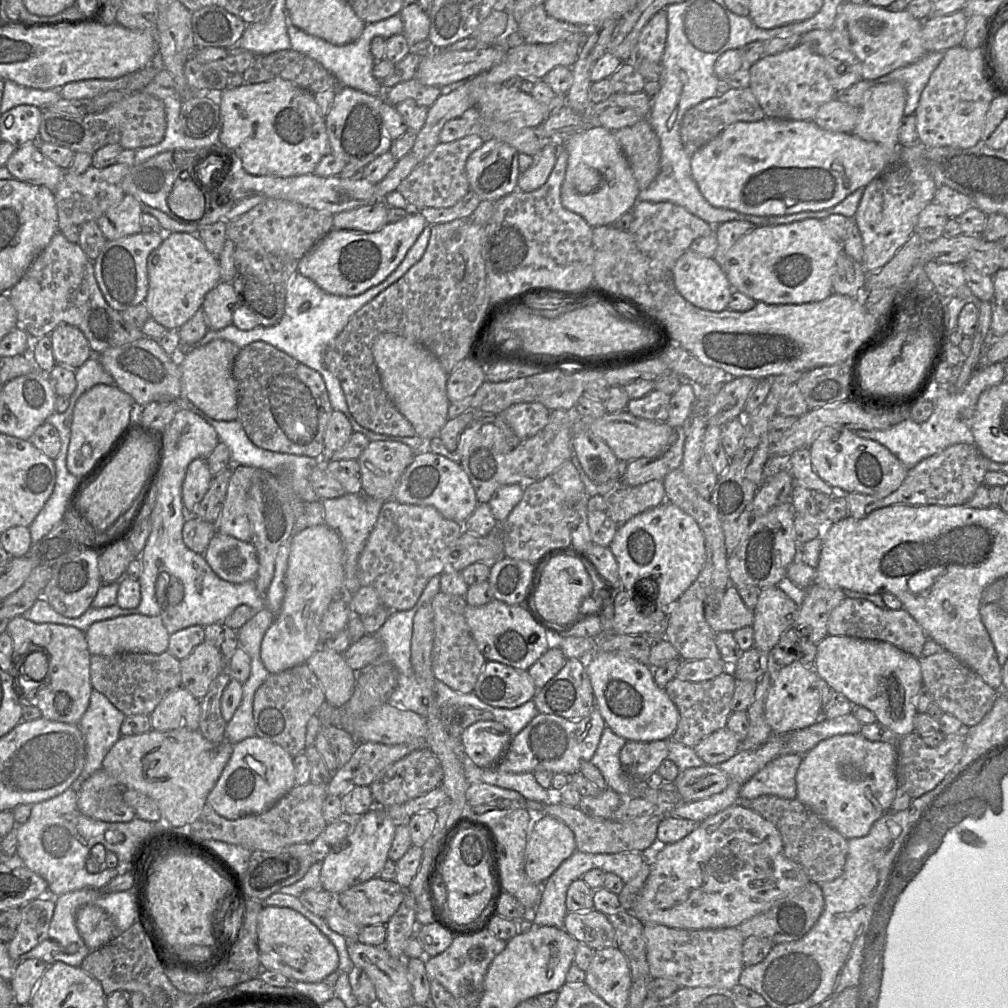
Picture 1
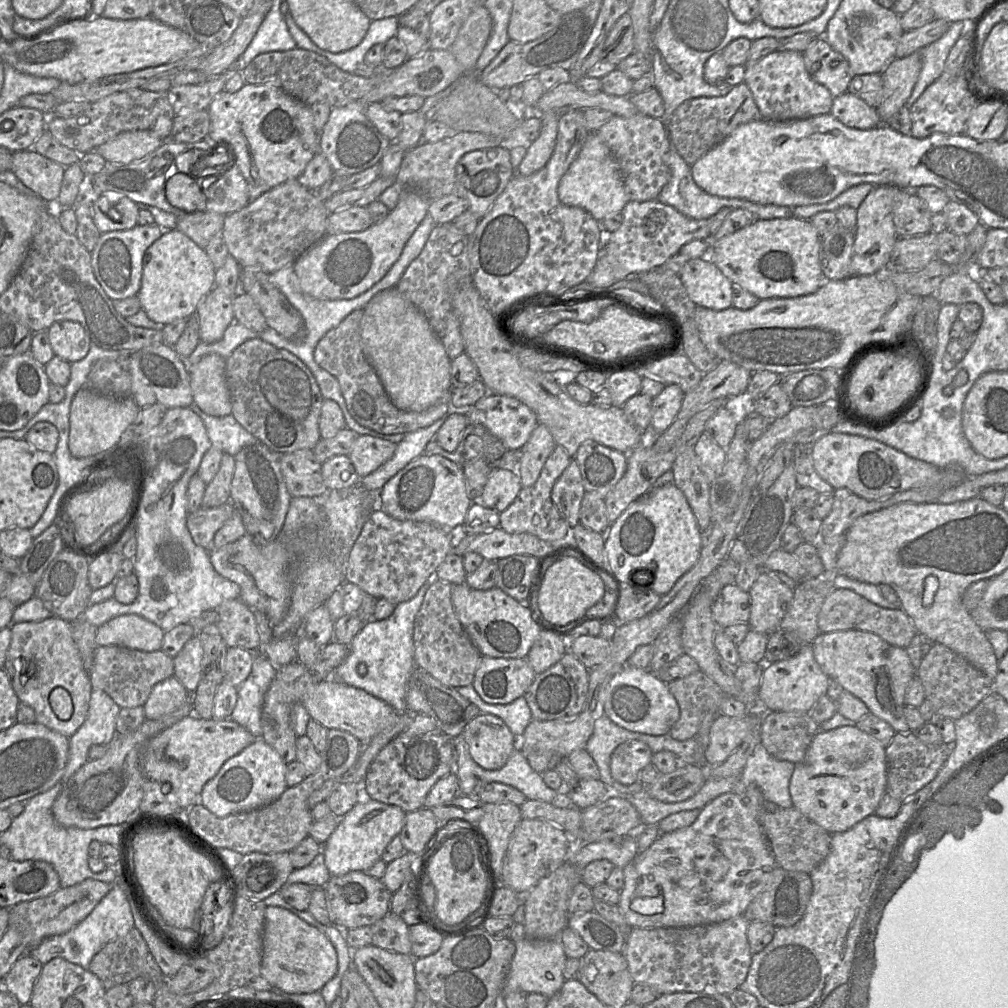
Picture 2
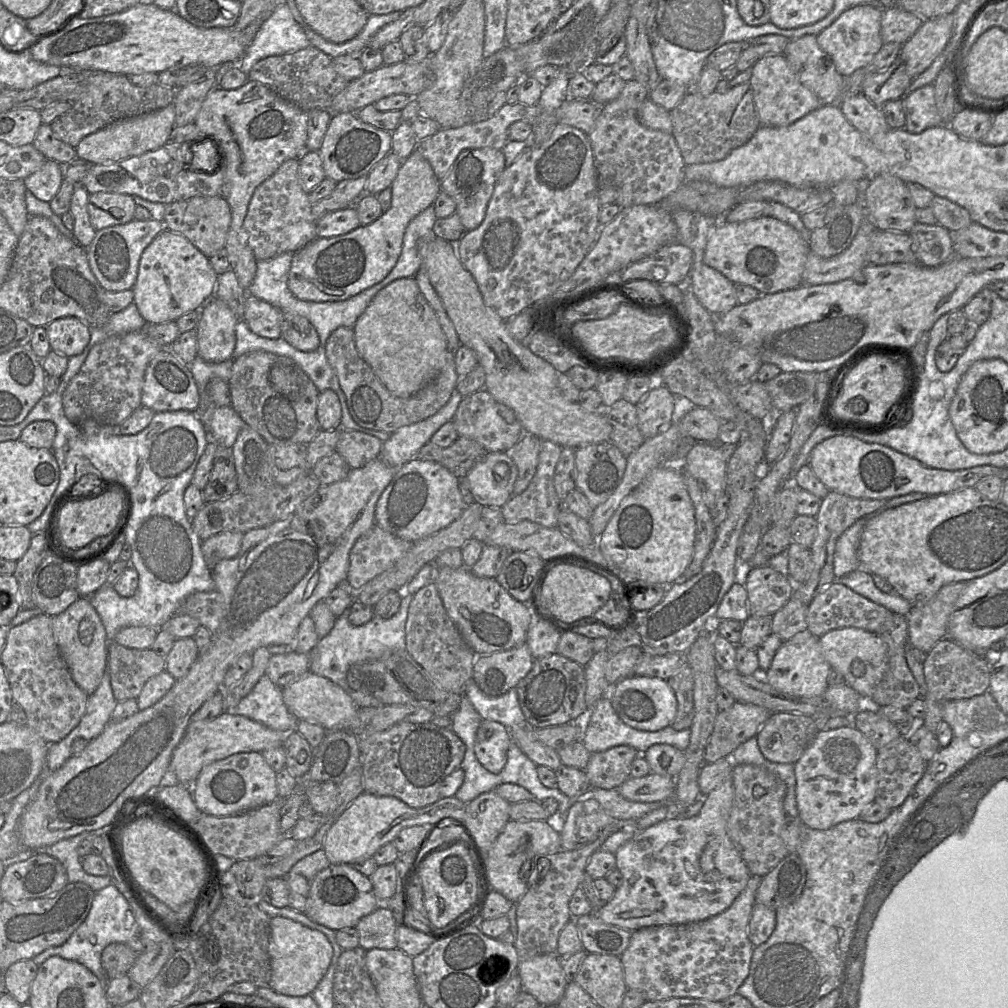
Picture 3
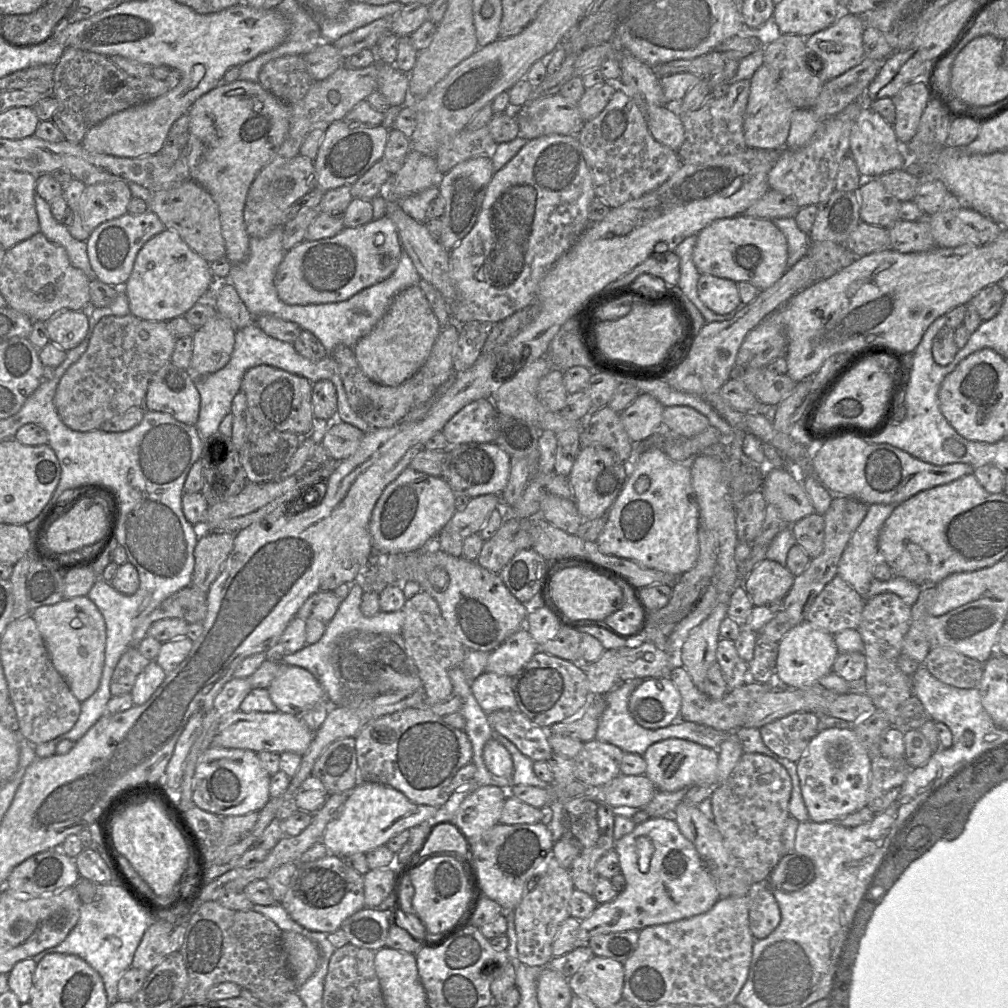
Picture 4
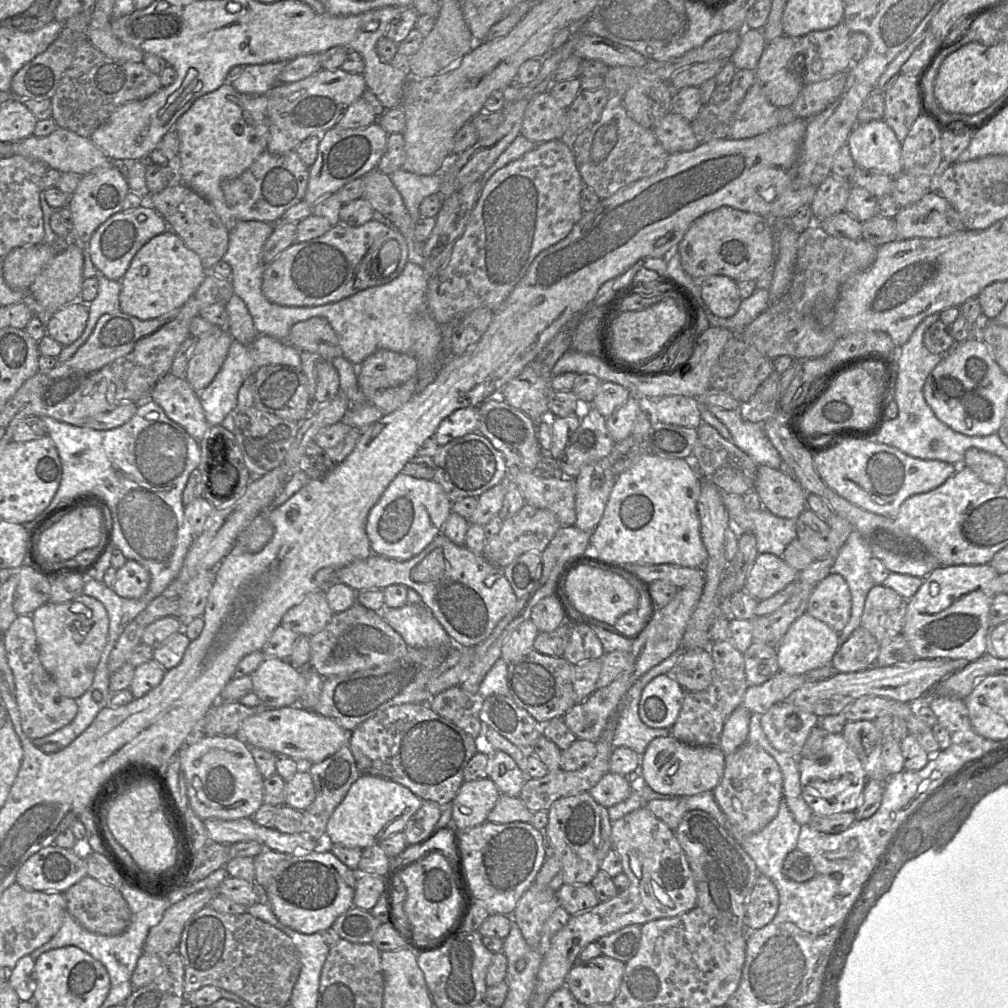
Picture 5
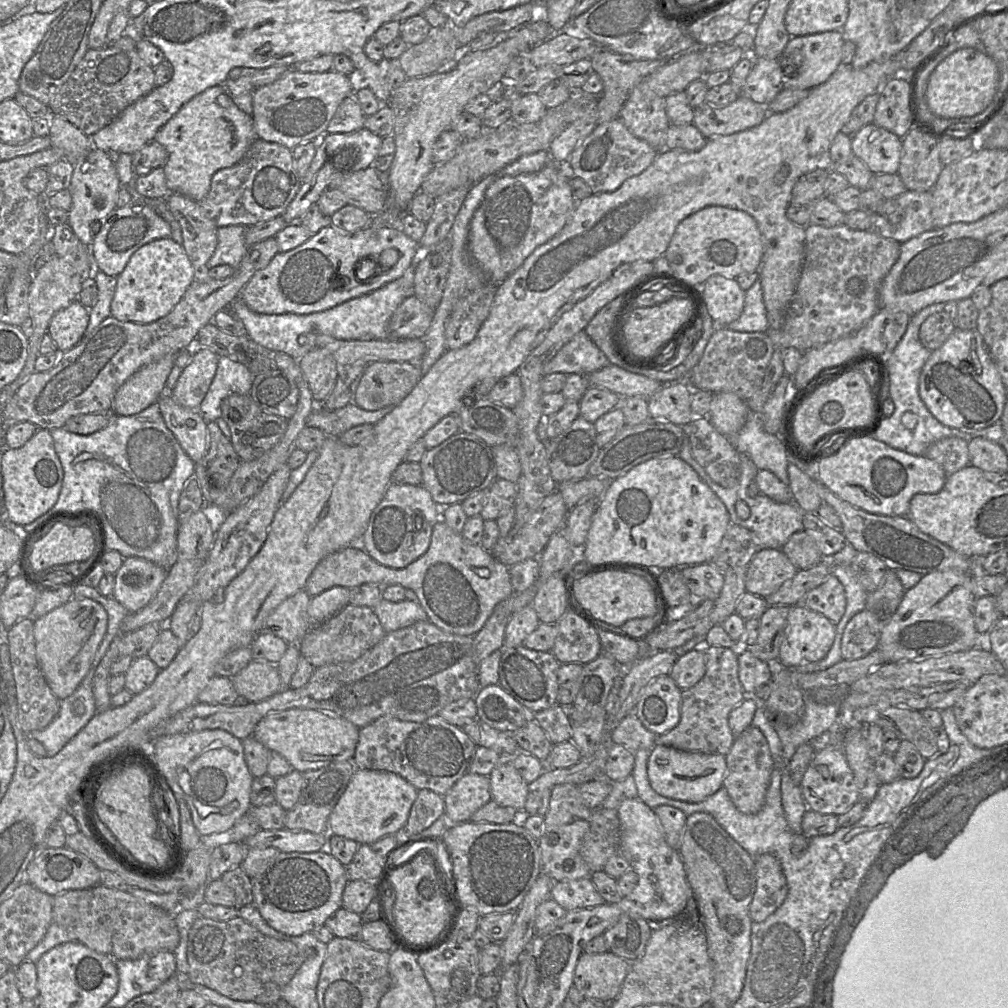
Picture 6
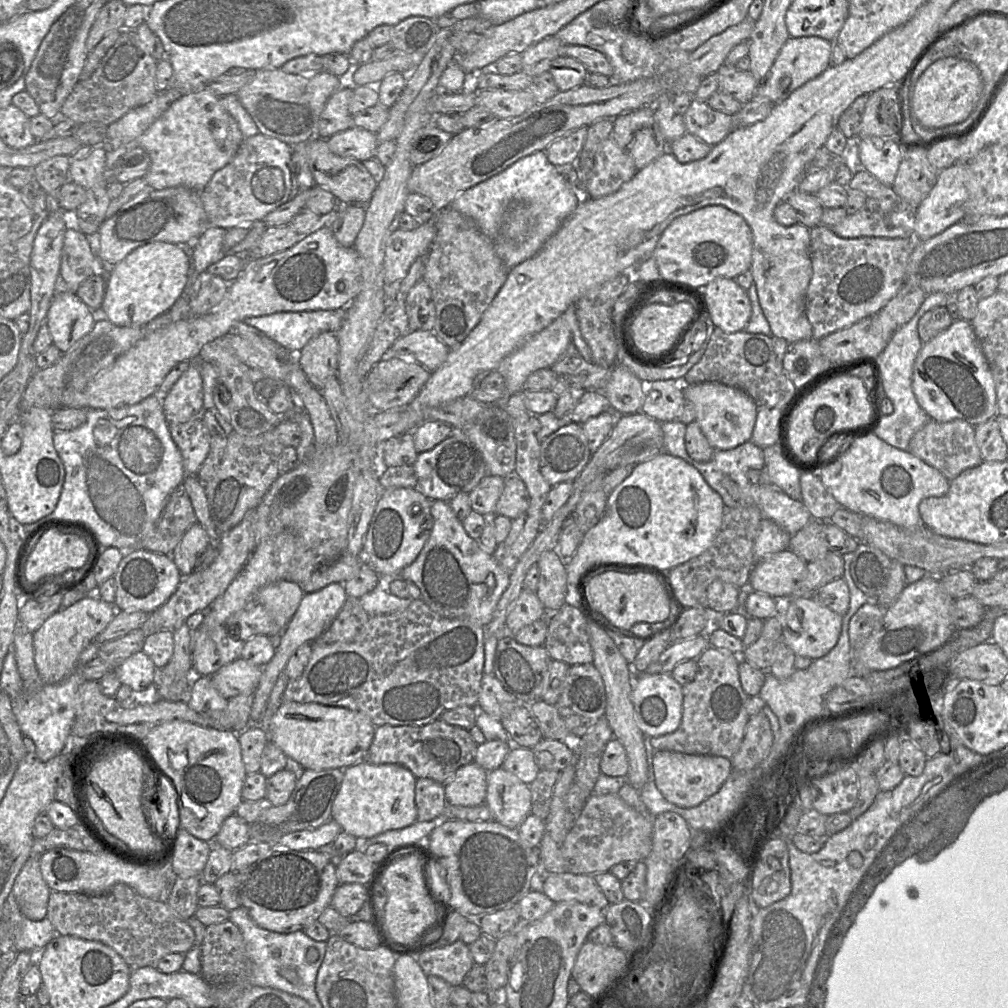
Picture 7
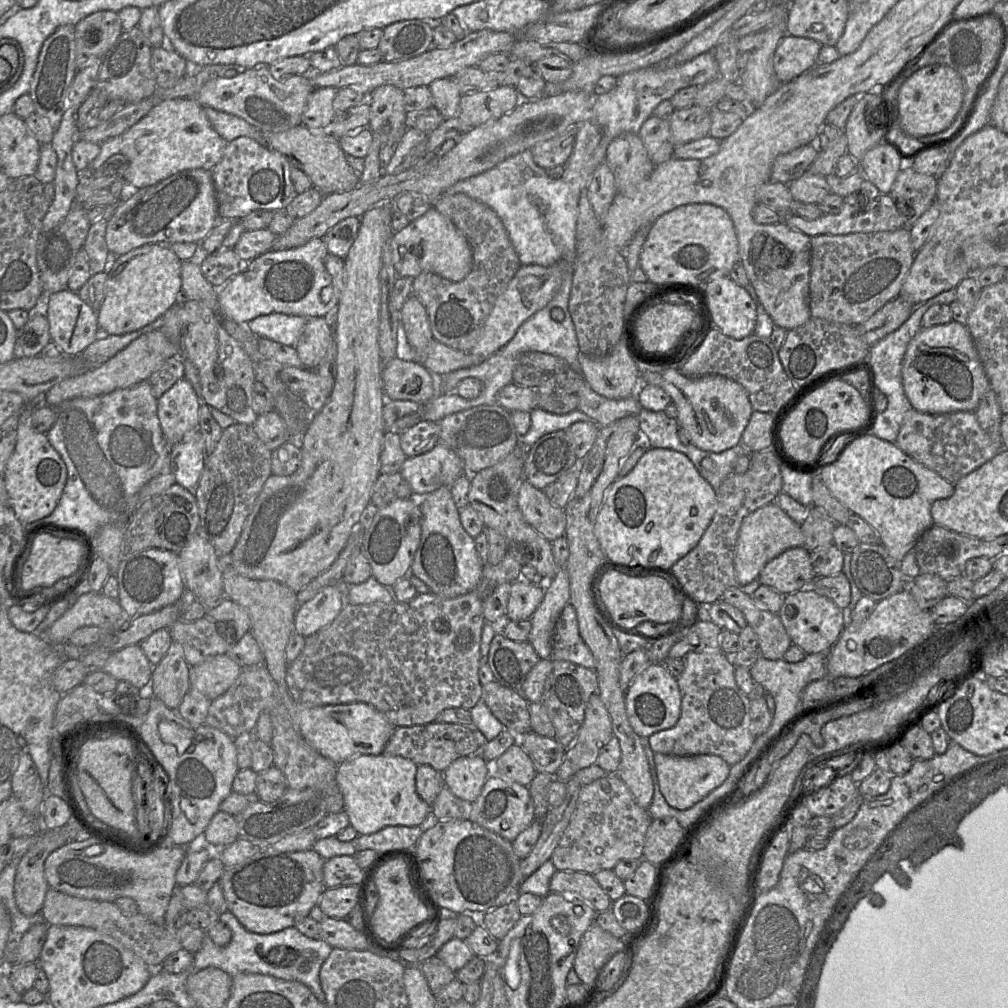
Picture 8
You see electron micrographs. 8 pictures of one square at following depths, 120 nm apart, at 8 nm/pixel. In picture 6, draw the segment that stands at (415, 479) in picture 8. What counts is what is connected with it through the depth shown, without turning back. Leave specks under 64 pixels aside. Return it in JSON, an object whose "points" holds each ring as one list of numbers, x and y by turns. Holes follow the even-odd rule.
{"points":[[459,431,440,445,428,449,420,461,422,485,441,508,461,503,496,480,496,464,492,447,478,436]]}

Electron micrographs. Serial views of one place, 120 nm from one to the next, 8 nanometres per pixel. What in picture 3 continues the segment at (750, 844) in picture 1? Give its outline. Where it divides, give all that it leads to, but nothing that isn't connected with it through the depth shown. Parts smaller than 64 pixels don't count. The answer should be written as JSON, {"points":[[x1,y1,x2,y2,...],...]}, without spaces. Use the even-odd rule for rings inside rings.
{"points":[[732,778,726,779,716,789,710,792,709,795,703,797,704,805,699,814,689,819,682,818,667,818,658,824,655,824,644,831,637,832,636,835,623,846,621,846,615,853,616,868,623,875,623,883,616,888,613,898,605,903,602,908,594,912,602,921,607,924,614,925,630,932,634,932,641,928,660,925,673,924,688,924,700,922,709,919,730,907,734,900,738,897,741,891,746,887,749,879,752,877,746,864,744,863,739,851,730,839,727,832,727,822,732,809,734,801,734,787]]}

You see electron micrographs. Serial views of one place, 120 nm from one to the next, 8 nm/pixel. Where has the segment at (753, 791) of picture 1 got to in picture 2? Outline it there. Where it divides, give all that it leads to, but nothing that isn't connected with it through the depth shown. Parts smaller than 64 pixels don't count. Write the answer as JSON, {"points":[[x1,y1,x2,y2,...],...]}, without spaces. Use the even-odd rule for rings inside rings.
{"points":[[758,743,742,770,741,781,758,786,766,801,780,808,791,808,789,784,794,769,793,762,775,759]]}

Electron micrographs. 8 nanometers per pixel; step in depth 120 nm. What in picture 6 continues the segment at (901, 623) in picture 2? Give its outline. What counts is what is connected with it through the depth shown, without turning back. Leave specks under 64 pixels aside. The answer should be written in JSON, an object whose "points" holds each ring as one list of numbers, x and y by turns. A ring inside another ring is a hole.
{"points":[[831,574,821,585,806,594,802,604,822,614,836,626,846,610,844,587,838,578]]}

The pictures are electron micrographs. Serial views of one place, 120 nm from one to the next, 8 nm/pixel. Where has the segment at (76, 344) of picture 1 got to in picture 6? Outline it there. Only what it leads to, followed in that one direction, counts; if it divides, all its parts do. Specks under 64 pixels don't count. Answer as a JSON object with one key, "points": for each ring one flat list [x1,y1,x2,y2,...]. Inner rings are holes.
{"points":[[78,299,56,312,49,322,47,334,57,351,64,352,75,346,84,336,88,320,89,309]]}

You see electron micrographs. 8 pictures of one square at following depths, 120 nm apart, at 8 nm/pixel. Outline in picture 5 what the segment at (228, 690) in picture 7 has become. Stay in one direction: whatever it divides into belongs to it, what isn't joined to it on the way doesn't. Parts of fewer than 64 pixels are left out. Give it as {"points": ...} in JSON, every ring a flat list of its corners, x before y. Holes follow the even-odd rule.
{"points":[[266,657,250,676,253,693,267,708,298,705,306,686,302,670,275,657]]}

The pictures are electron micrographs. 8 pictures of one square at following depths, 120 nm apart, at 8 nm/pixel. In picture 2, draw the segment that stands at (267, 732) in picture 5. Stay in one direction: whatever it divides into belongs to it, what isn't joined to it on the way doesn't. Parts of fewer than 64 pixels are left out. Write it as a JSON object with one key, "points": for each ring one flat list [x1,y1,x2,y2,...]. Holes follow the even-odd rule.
{"points":[[191,714,147,742,142,754,142,771,148,780,161,784,170,783,171,791,168,793,168,797,173,798,182,809,189,810,195,804,201,804,200,796,204,785,215,777,223,764,228,759,239,754,255,740,255,736,230,718,206,720]]}

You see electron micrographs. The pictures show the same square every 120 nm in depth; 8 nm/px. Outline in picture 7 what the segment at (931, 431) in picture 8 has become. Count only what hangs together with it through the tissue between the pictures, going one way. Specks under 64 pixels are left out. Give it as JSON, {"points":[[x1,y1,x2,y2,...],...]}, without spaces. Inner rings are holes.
{"points":[[961,419,950,422,930,420,913,435,908,451,939,470,949,481,966,469,976,467,983,462,975,440,975,427]]}

